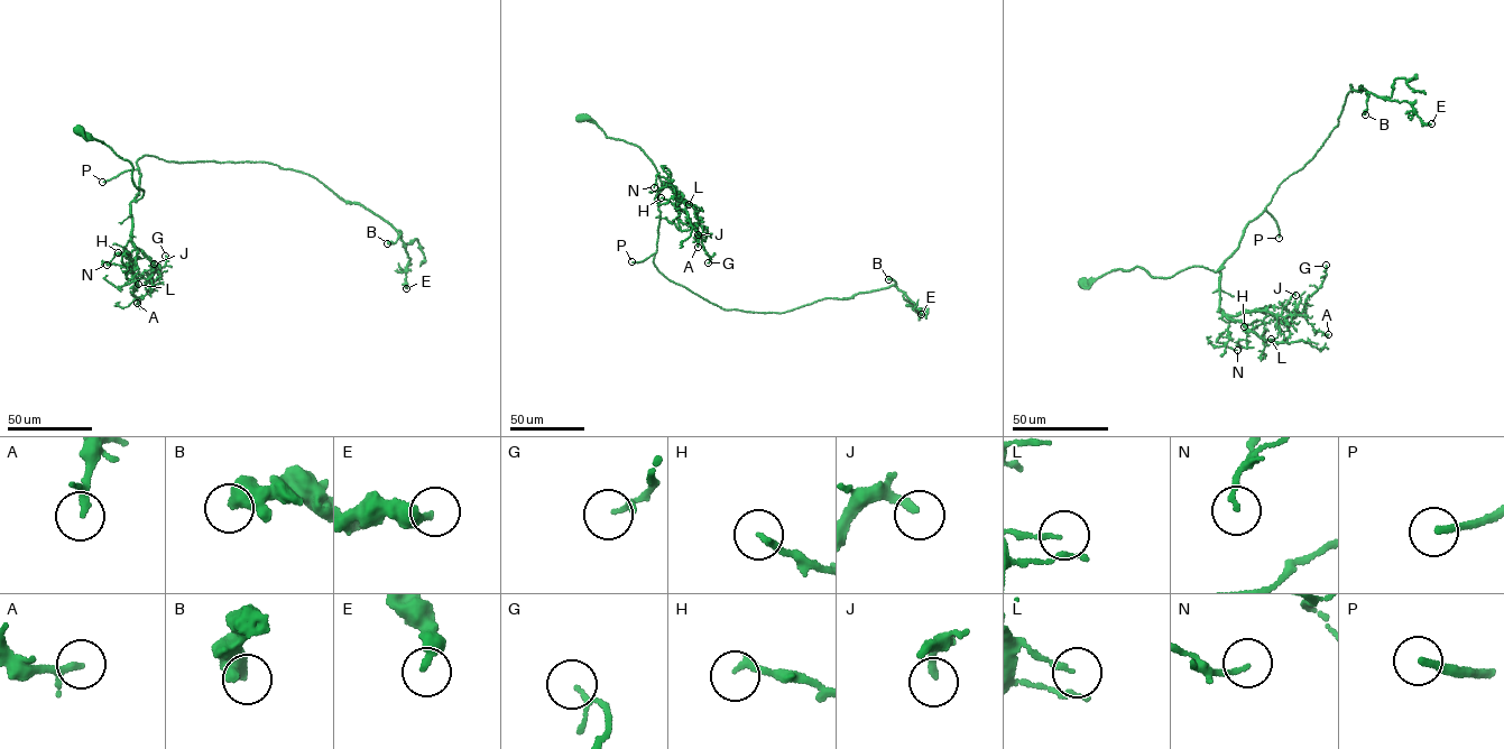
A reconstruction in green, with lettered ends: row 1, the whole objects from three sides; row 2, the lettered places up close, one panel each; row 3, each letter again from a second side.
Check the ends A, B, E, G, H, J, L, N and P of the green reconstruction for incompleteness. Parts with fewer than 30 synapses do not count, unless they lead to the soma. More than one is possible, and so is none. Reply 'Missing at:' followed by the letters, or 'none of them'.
Missing at: P

